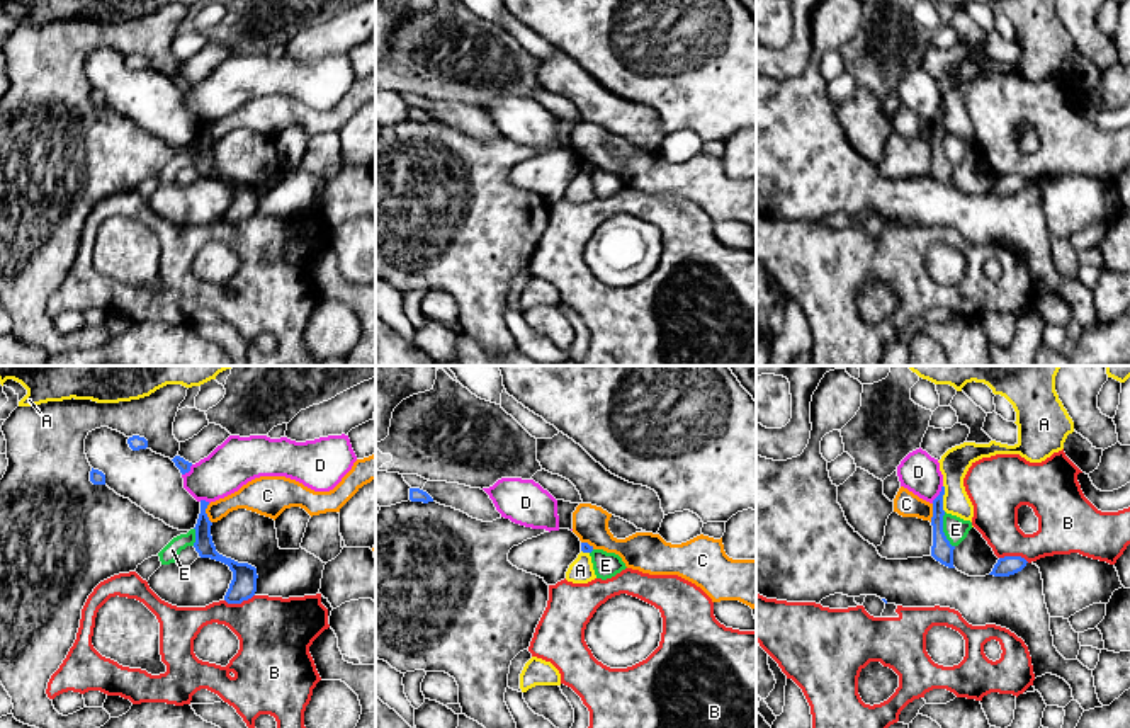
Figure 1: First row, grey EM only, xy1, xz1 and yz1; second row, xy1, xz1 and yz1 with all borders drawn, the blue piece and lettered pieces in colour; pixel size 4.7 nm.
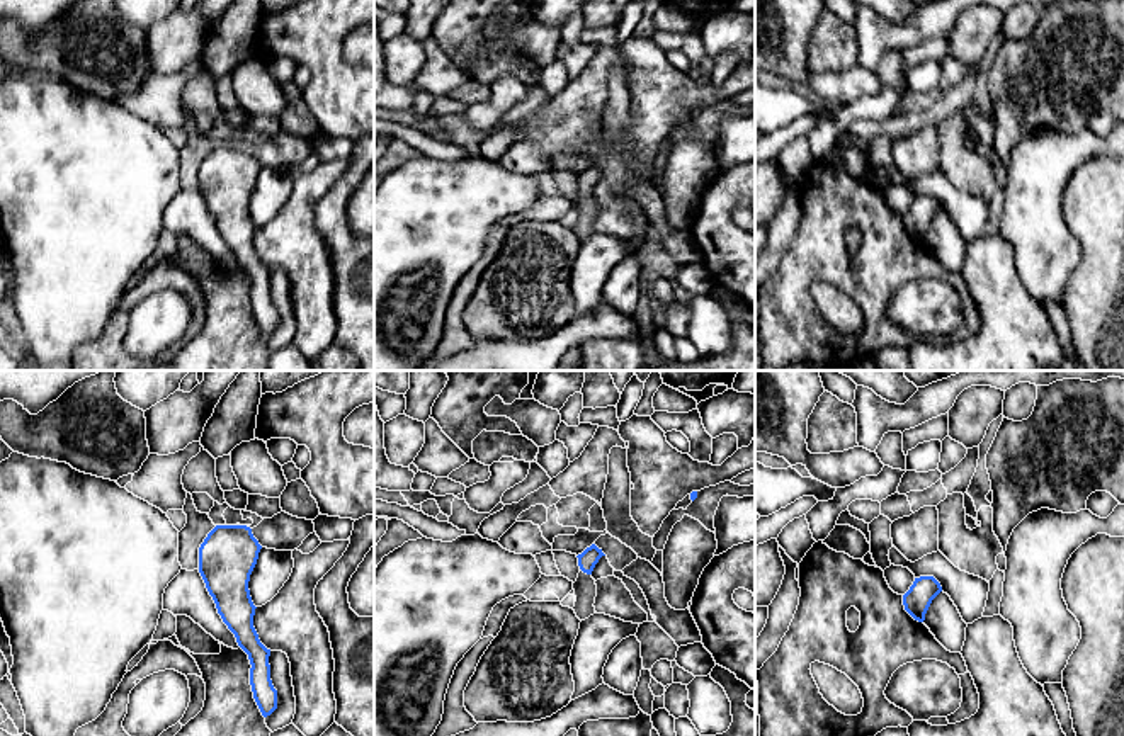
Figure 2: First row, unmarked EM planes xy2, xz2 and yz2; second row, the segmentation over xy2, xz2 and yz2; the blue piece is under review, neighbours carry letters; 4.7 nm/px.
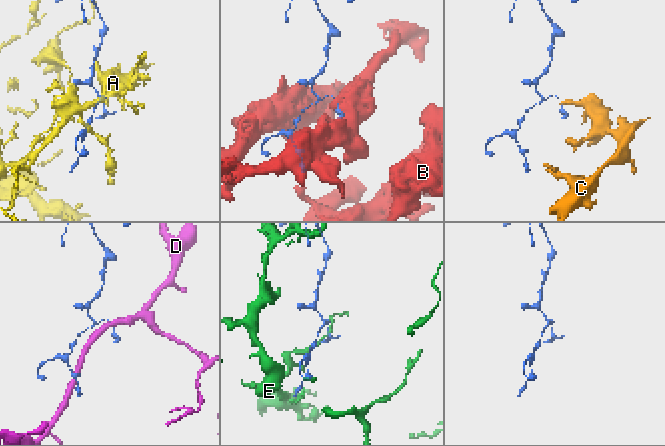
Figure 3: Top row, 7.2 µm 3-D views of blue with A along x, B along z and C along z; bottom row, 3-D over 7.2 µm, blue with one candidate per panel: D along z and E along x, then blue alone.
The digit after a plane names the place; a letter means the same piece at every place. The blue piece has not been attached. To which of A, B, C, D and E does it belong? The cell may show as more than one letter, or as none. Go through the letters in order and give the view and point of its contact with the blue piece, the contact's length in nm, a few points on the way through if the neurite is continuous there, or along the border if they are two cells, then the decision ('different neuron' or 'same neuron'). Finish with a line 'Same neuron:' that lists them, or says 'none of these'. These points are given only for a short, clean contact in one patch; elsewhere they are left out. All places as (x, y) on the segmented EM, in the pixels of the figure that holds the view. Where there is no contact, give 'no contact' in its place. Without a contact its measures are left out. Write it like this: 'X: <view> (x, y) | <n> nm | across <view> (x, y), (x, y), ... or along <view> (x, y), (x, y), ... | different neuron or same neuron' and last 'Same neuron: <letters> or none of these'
A: yz1 (942, 499) | 130 nm | different neuron
B: xy1 (238, 602) | 150 nm | different neuron
C: xy1 (206, 514) | 100 nm | along xy1 (208, 504), (206, 516), (211, 523) | different neuron
D: yz1 (940, 494) | 100 nm | along yz1 (942, 485), (942, 490), (932, 502) | different neuron
E: yz1 (942, 529) | 180 nm | along yz1 (943, 512), (943, 534), (954, 546) | different neuron
Same neuron: none of these

